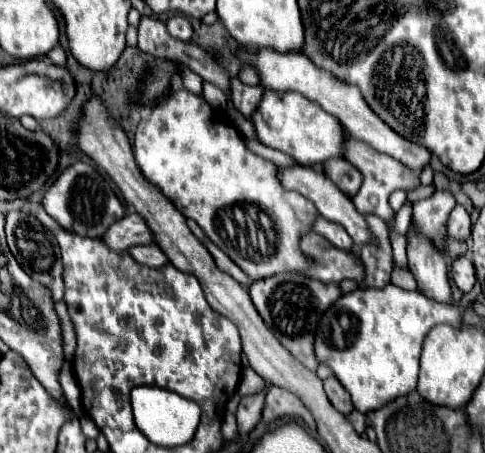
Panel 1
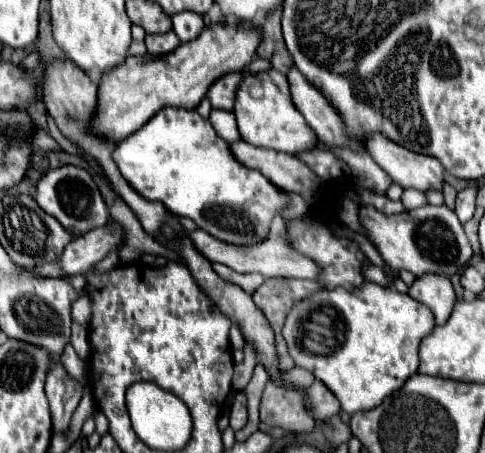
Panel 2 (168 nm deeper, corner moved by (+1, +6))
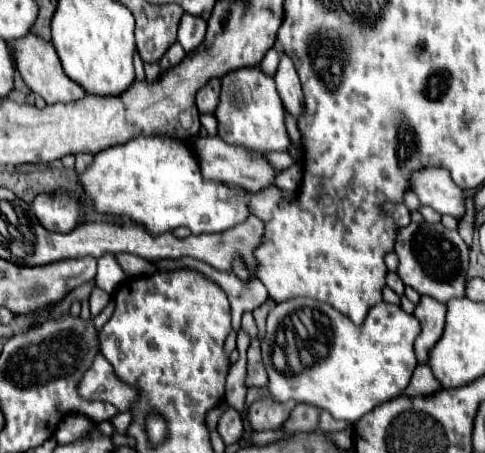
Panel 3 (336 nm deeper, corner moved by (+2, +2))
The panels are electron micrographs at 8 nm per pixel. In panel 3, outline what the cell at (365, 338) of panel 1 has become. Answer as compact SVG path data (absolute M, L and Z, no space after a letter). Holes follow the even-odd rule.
M293 298L275 304L267 314L267 332L261 340L261 358L267 370L267 390L275 402L295 400L297 404L311 404L319 410L327 410L335 420L355 424L375 406L399 396L417 366L413 342L419 336L419 320L387 302L379 302L367 314L361 326L353 326L347 316L335 312L329 304L313 298ZM295 312L307 330L307 344L317 344L317 358L313 368L303 370L297 376L283 376L271 364L271 346L275 332L287 314Z

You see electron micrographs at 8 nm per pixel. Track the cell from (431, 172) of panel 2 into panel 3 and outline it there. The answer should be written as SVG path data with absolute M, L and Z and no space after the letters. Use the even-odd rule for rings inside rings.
M427 168L423 172L415 172L411 176L411 188L419 196L423 206L431 206L441 216L449 214L453 218L461 218L465 214L465 192L451 180L451 176L447 176L447 172L439 168Z

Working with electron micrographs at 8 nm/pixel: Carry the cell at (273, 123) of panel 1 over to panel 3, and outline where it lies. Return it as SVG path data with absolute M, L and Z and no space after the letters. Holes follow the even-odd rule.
M239 68L221 78L221 96L215 108L215 118L219 122L217 136L227 144L243 146L255 152L287 152L289 148L281 98L273 78L263 74L259 68Z

